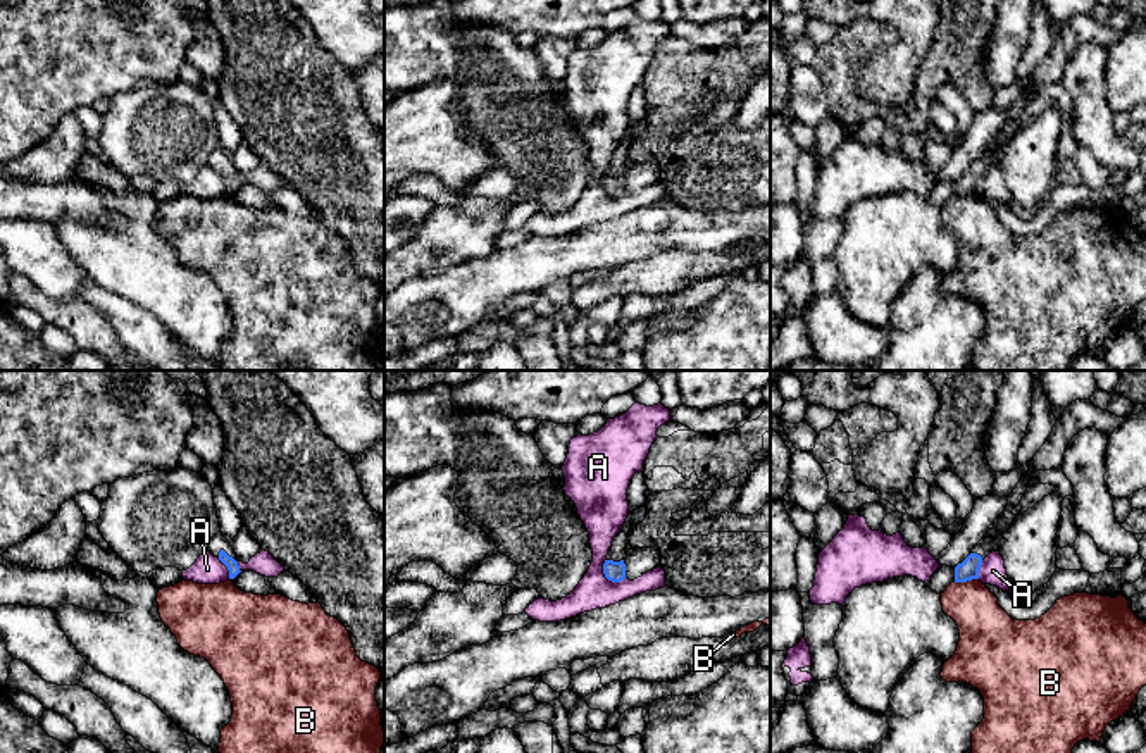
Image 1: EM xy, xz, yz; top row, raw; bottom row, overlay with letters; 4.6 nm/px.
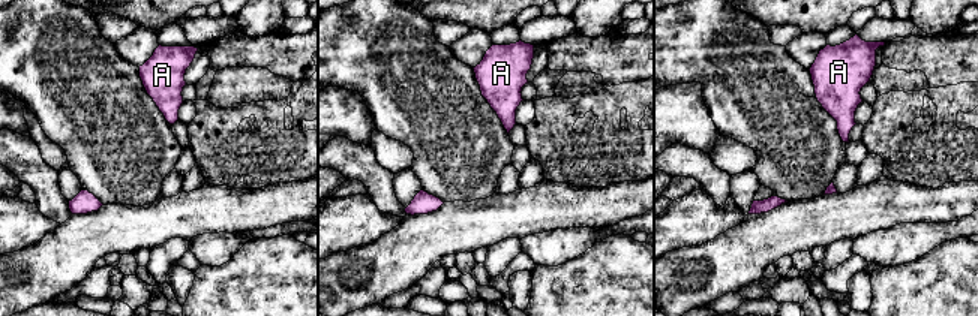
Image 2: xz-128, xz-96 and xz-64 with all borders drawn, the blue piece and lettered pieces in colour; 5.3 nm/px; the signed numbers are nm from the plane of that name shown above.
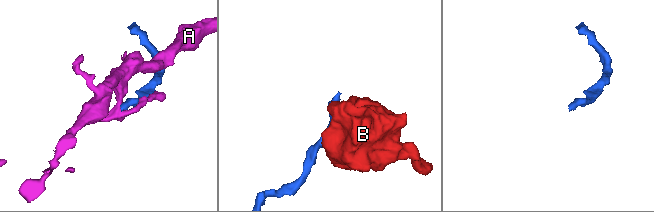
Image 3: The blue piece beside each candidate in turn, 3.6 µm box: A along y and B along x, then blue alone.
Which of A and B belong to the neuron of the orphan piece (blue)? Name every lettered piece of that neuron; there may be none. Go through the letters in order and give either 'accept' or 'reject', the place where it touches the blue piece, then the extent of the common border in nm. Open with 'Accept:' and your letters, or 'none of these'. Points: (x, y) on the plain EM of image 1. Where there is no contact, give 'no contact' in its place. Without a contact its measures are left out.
Accept: none of these
A: reject; contact xz (605, 190); length 140 nm
B: reject; contact yz (965, 195); length 120 nm

